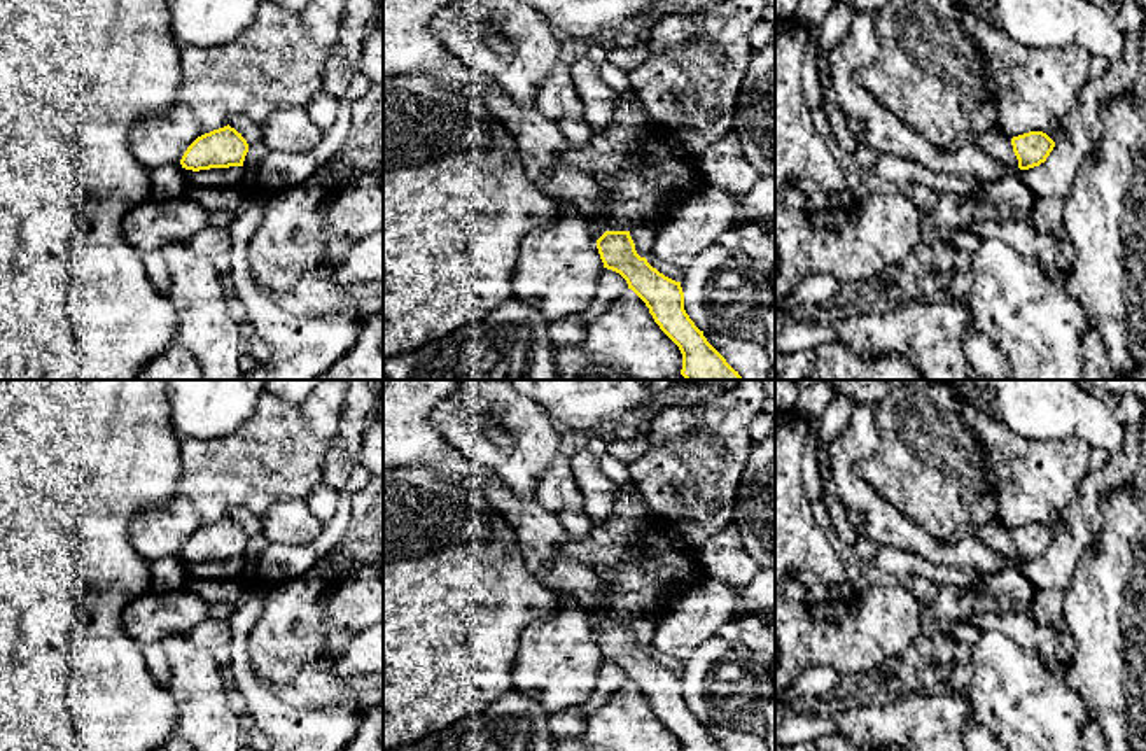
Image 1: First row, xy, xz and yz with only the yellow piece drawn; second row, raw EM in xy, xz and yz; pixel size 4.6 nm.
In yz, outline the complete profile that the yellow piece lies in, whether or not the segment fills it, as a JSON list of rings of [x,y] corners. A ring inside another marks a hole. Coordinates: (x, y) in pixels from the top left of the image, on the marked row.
[[[1029,131],[1013,138],[1003,133],[980,133],[971,138],[971,145],[980,152],[1020,170],[1039,166],[1055,147],[1055,142],[1043,131]]]

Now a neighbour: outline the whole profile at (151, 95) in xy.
[[[0,0],[0,380],[136,380],[145,364],[177,341],[175,308],[149,280],[143,252],[126,242],[122,221],[133,207],[150,196],[150,170],[133,156],[129,131],[135,123],[164,116],[171,109],[182,82],[180,49],[171,33],[168,0]]]

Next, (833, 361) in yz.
[[[826,343],[815,350],[815,364],[808,380],[924,380],[924,376],[896,352],[877,361],[864,361],[840,343]]]

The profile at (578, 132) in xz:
[[[563,119],[560,130],[572,145],[584,145],[591,138],[591,126],[584,119]]]

